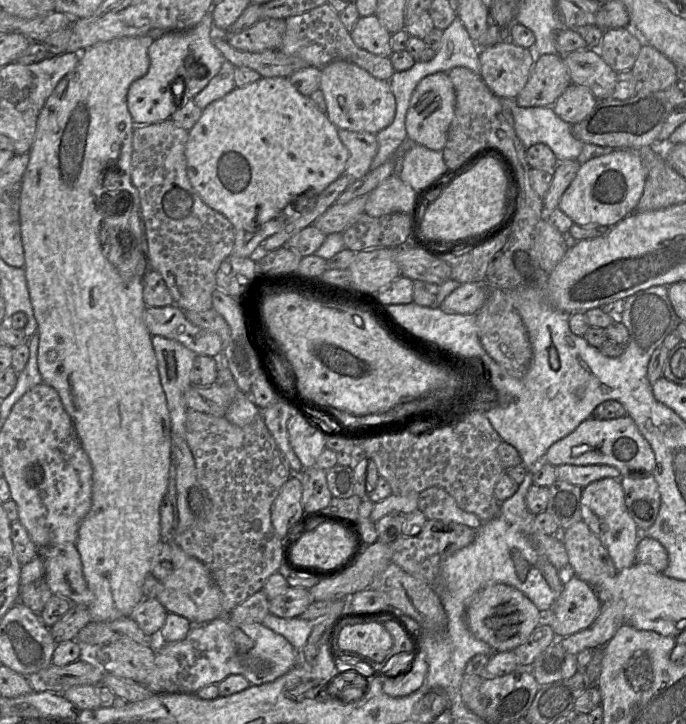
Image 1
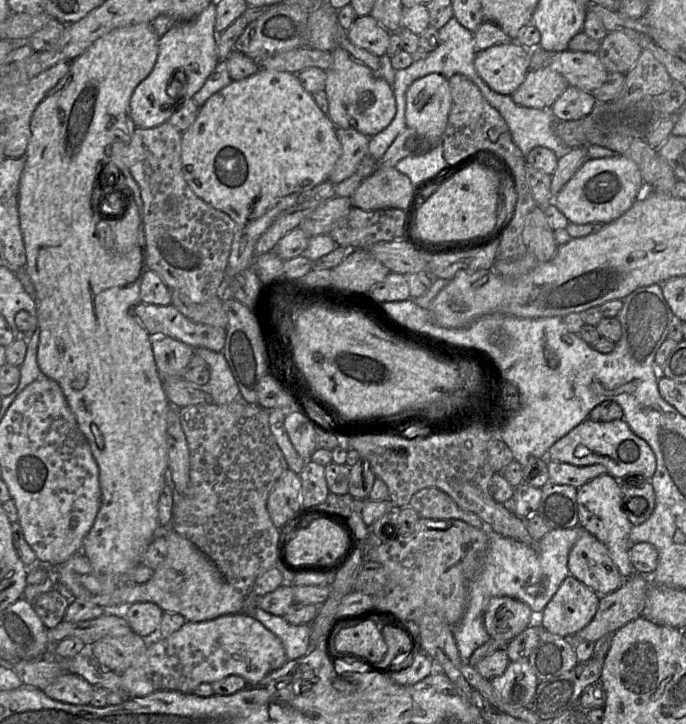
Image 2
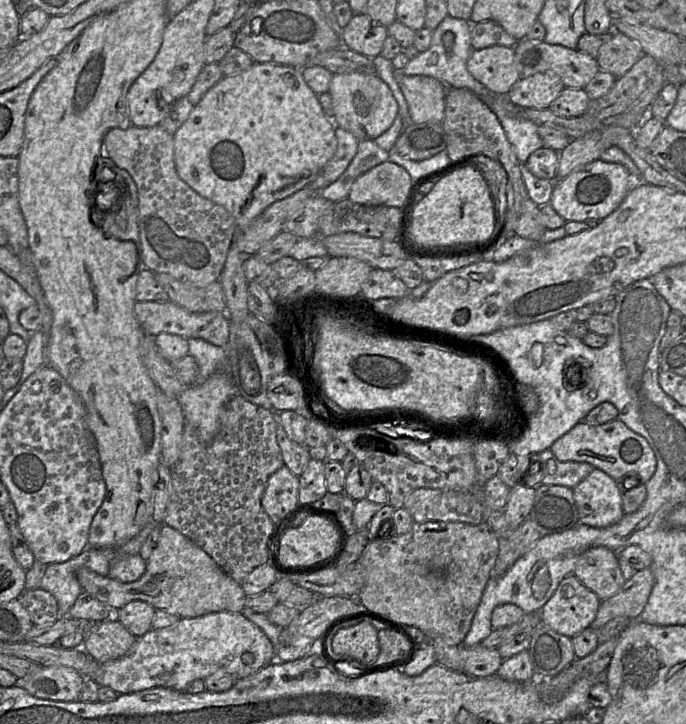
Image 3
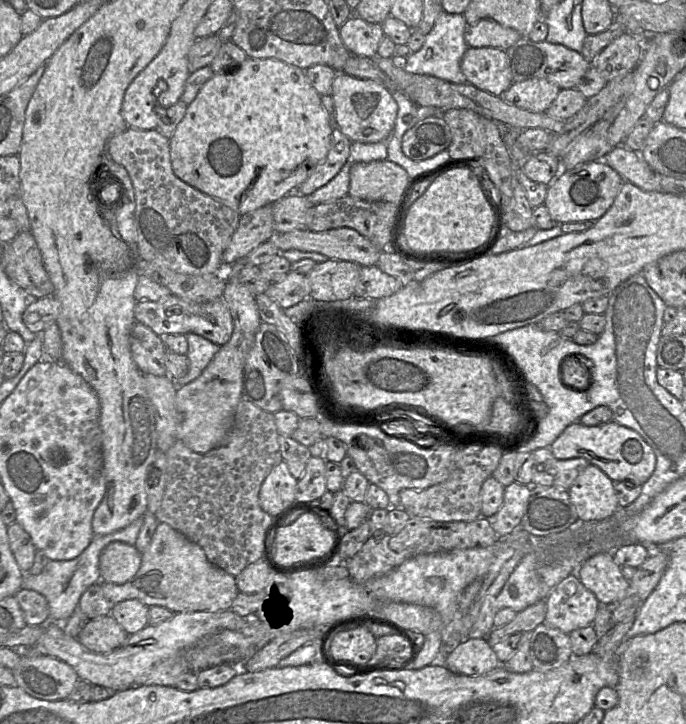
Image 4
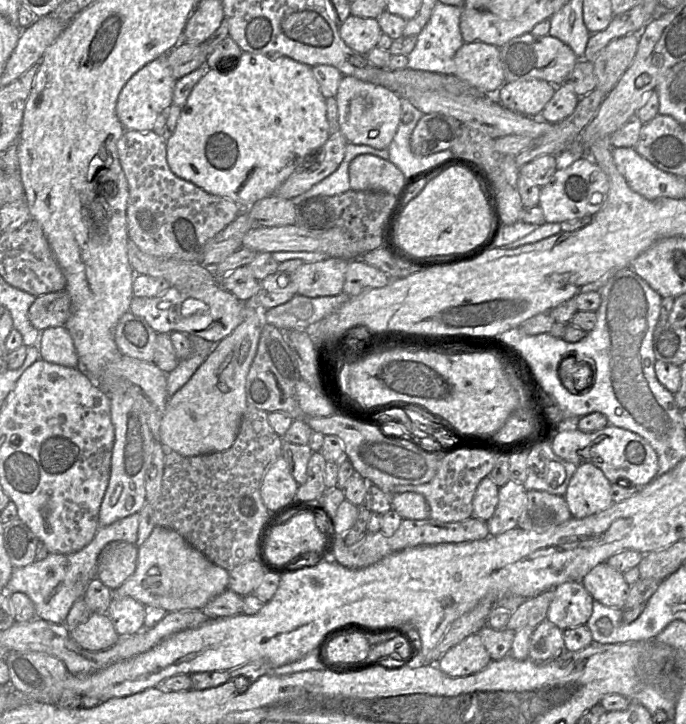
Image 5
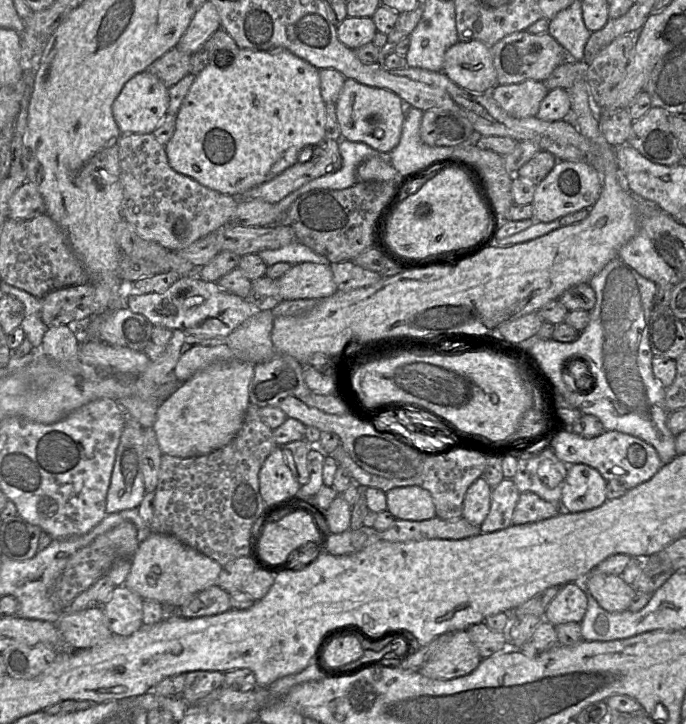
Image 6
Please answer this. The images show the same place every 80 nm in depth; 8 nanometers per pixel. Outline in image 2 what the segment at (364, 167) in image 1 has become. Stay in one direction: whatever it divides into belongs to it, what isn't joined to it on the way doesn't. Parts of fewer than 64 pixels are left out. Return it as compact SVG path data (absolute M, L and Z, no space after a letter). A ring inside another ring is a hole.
M336 129L342 146L342 153L335 163L328 180L338 184L349 178L357 169L363 158L369 153L370 137L355 129Z

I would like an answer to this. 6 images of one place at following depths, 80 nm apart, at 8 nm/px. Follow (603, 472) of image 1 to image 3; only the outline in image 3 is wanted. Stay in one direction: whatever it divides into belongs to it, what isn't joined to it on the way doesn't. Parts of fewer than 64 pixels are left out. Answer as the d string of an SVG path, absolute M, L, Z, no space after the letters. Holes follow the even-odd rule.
M550 449L534 454L540 460L543 468L541 484L560 485L569 488L576 486L583 478L592 472L594 467L586 462L561 462Z

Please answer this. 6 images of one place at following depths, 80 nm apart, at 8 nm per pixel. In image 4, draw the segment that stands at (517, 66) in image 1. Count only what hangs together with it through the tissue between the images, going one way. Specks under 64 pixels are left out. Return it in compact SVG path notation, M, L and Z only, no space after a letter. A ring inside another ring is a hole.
M468 47L461 59L467 82L500 96L513 83L506 51L493 47Z

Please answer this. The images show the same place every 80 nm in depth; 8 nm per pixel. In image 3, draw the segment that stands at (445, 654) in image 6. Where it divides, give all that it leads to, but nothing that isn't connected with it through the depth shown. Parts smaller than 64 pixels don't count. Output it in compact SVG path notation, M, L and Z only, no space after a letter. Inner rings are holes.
M481 644L473 647L460 646L462 671L473 677L495 675L503 662L497 649L488 649Z

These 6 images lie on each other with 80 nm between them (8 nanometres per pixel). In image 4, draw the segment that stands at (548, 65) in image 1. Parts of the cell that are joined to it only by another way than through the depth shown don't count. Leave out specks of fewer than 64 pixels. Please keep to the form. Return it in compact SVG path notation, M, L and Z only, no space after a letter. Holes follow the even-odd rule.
M532 78L513 82L500 97L518 108L534 112L546 112L561 89L544 78Z

